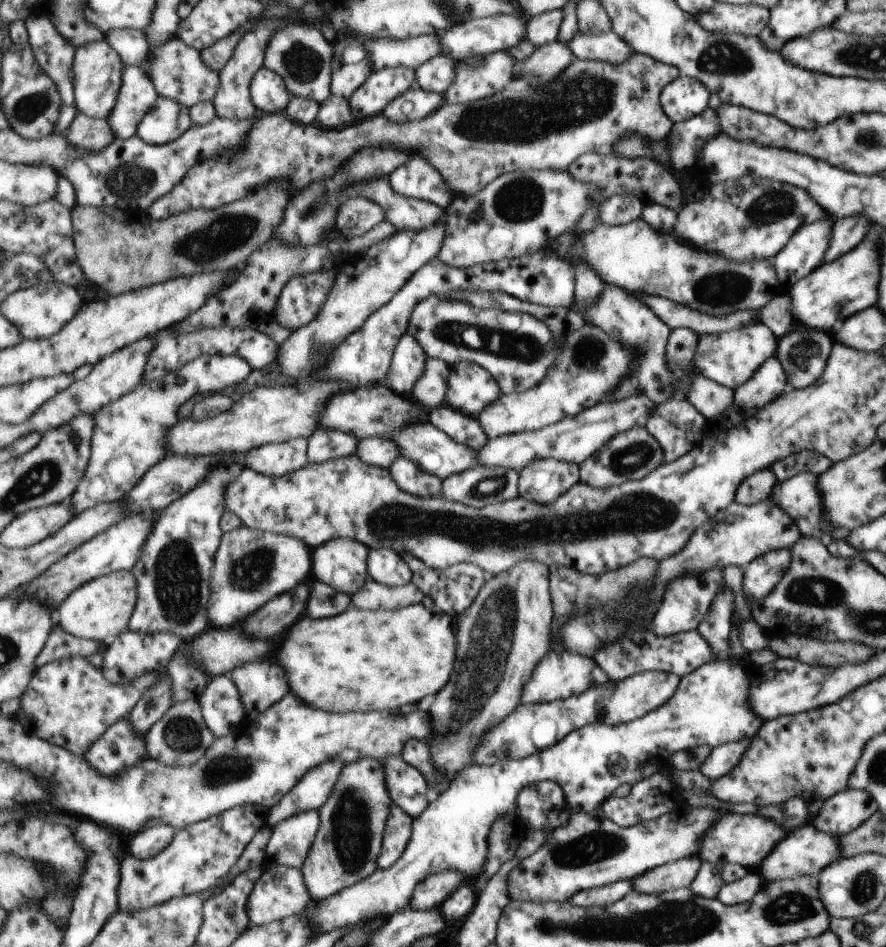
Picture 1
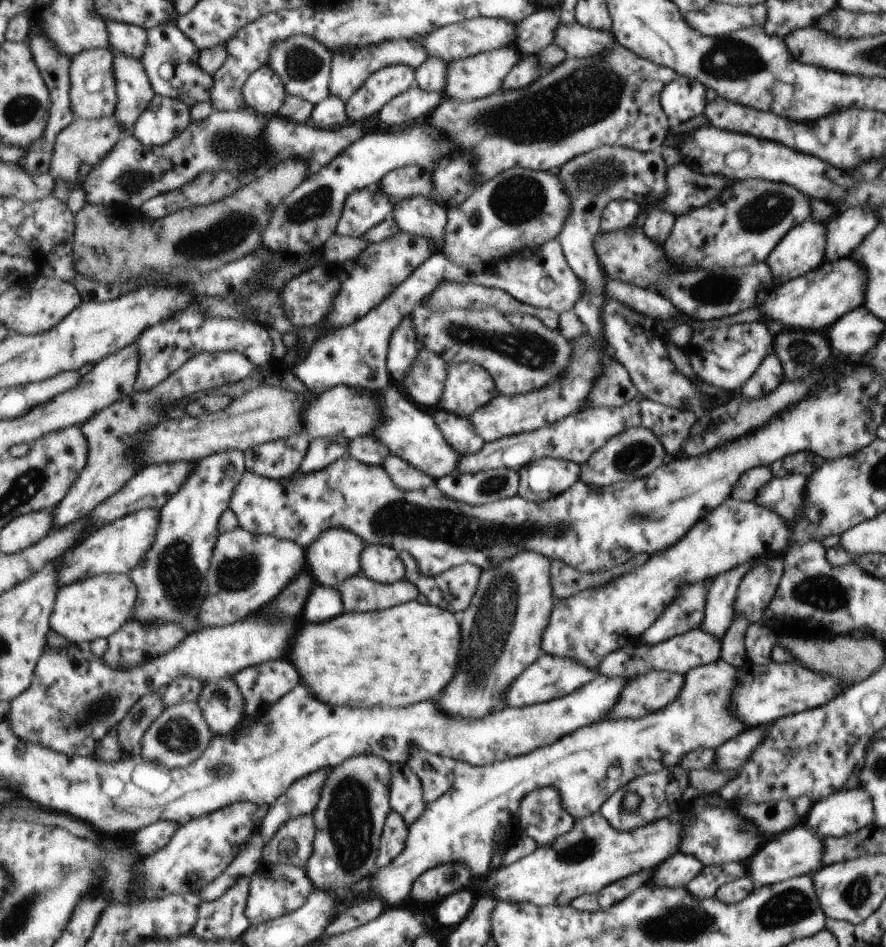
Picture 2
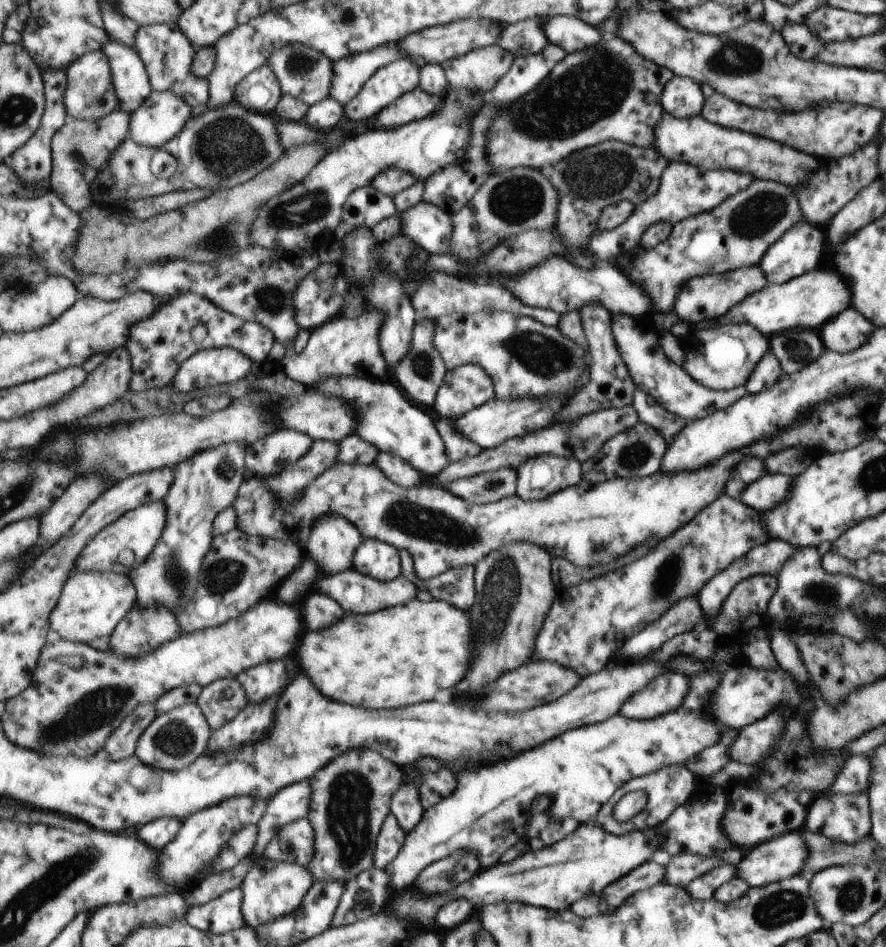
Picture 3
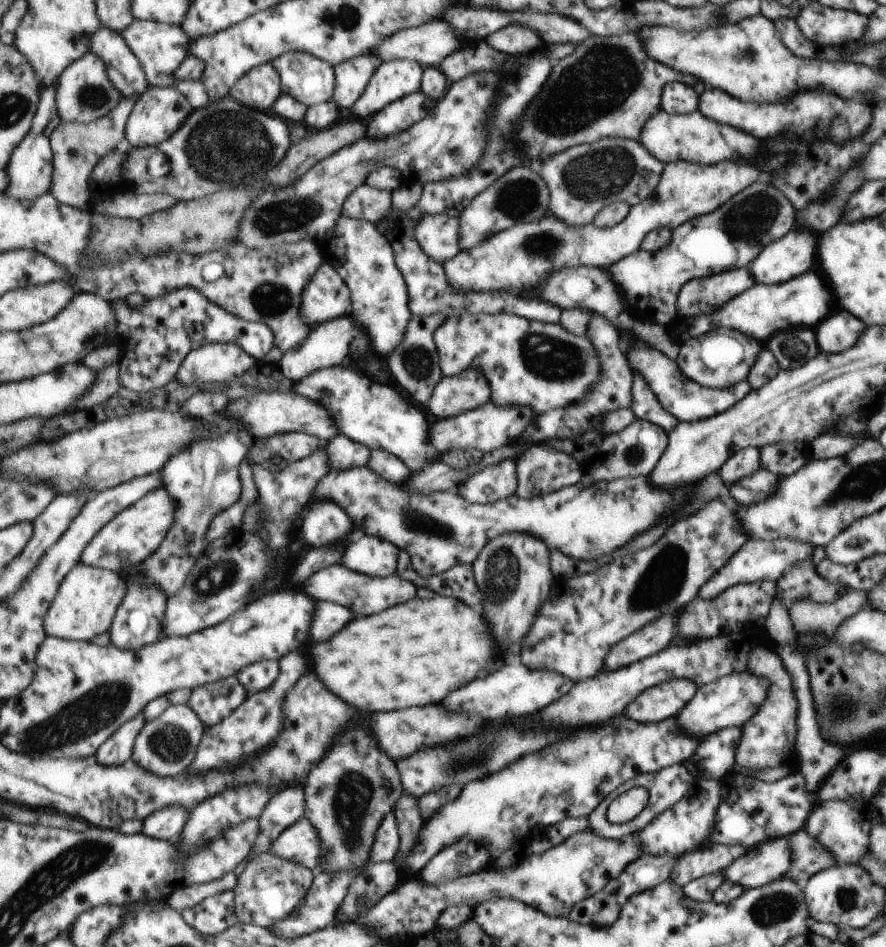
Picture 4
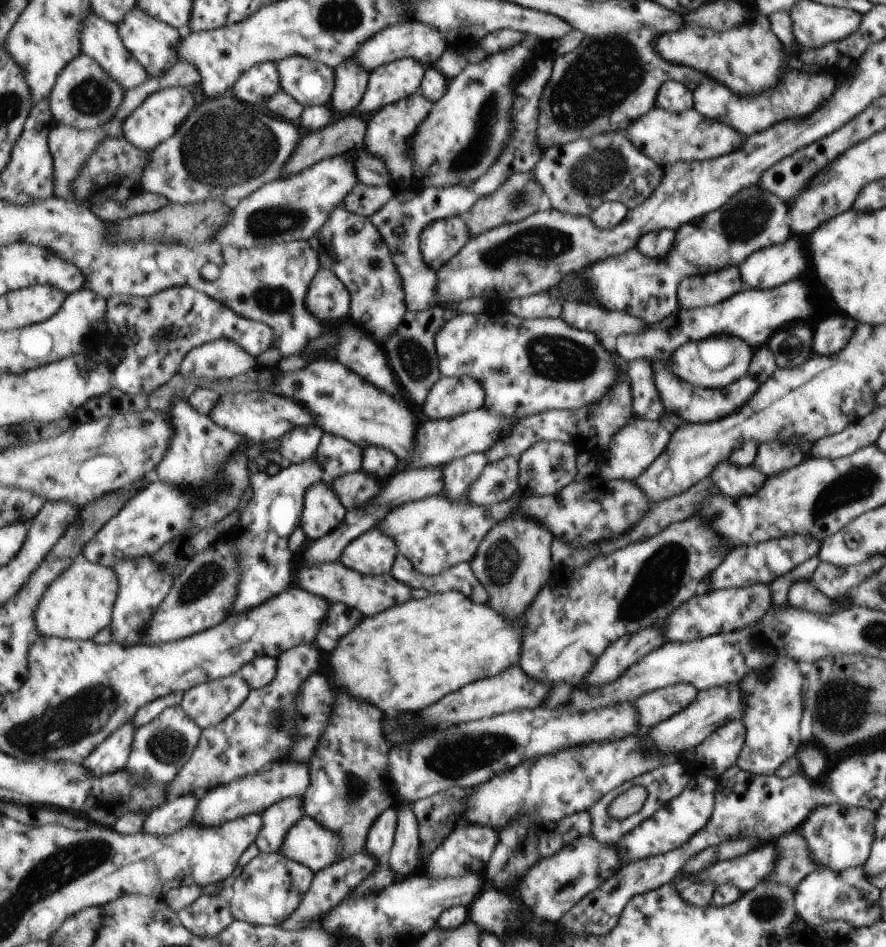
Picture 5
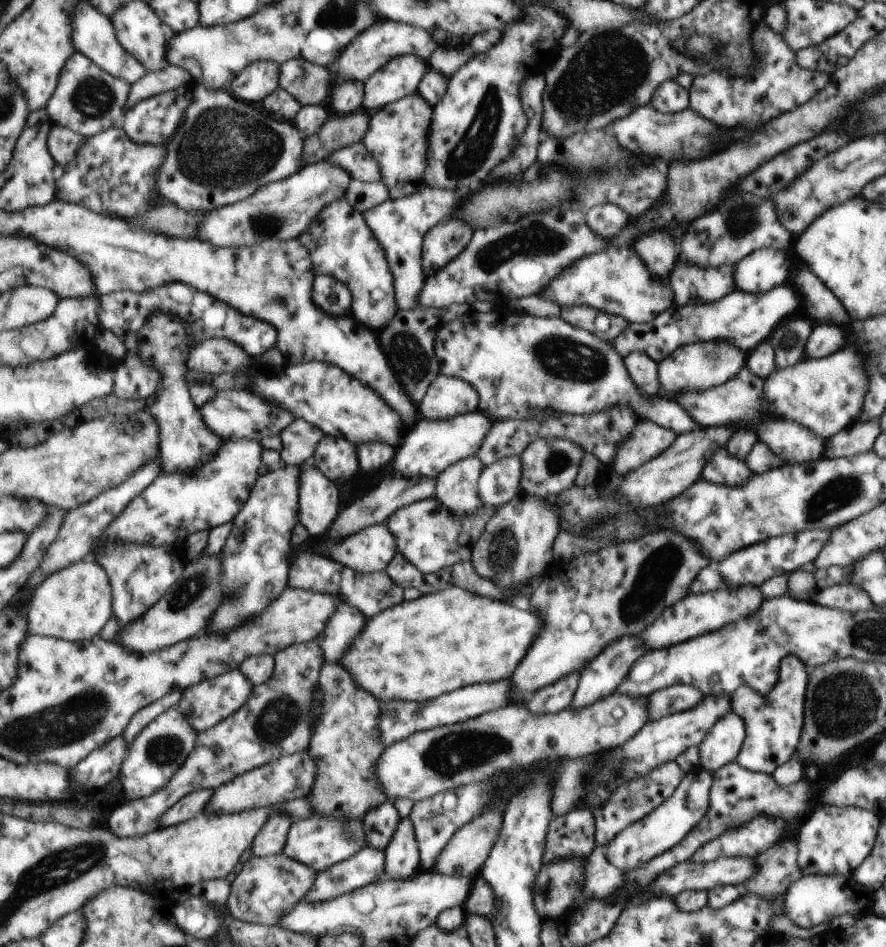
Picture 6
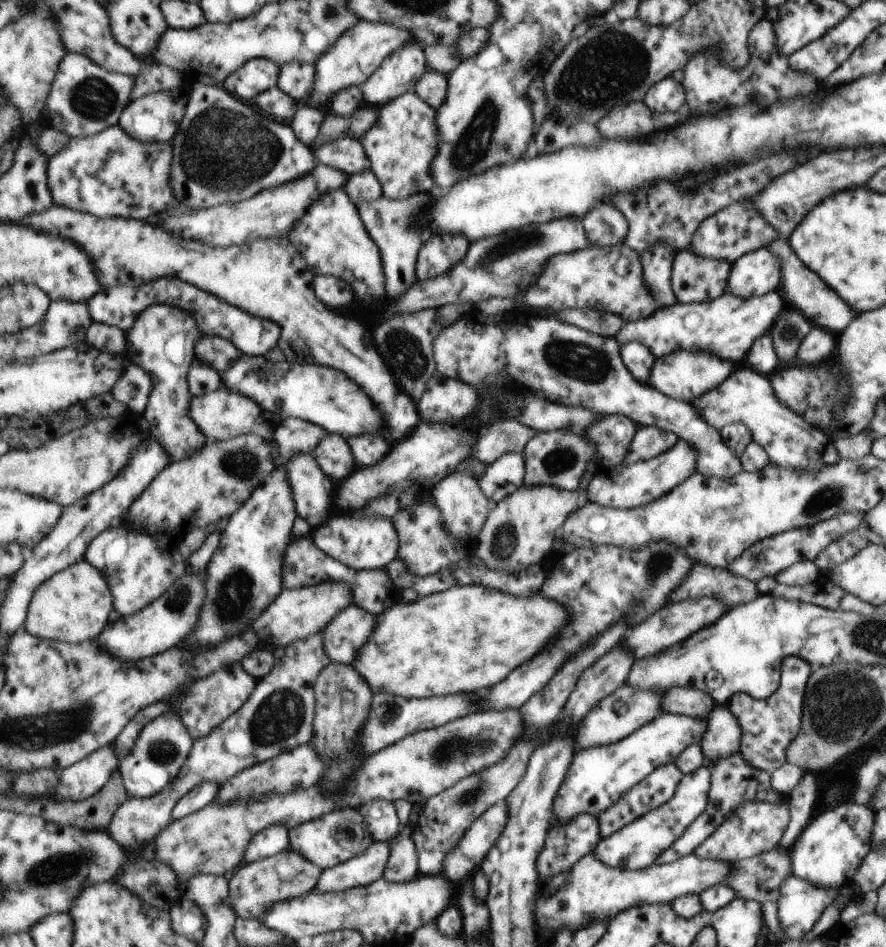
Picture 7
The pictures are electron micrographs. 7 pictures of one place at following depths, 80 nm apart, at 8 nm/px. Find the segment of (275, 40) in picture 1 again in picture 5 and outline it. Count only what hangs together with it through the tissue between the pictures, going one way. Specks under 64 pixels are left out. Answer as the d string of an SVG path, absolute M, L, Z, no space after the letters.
M291 56L277 64L282 79L282 90L291 94L303 107L328 105L334 97L337 70L323 62L303 56Z

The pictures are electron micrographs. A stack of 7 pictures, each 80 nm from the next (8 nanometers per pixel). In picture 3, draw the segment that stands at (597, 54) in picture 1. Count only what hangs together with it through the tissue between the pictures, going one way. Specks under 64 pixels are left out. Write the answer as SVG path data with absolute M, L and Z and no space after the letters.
M547 16L545 22L541 22L541 28L543 28L543 34L545 34L548 43L561 47L567 53L579 52L579 50L587 49L589 46L594 46L597 42L603 40L599 30L595 30L595 27L582 22L581 19L574 16Z

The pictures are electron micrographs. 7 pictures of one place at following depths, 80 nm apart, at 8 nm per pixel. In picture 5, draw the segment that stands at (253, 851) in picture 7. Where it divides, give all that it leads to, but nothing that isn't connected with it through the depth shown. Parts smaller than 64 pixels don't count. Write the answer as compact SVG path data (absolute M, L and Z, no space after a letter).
M299 796L283 798L265 810L262 833L256 845L260 853L277 853L283 850L291 828L294 828L305 816L304 800Z

